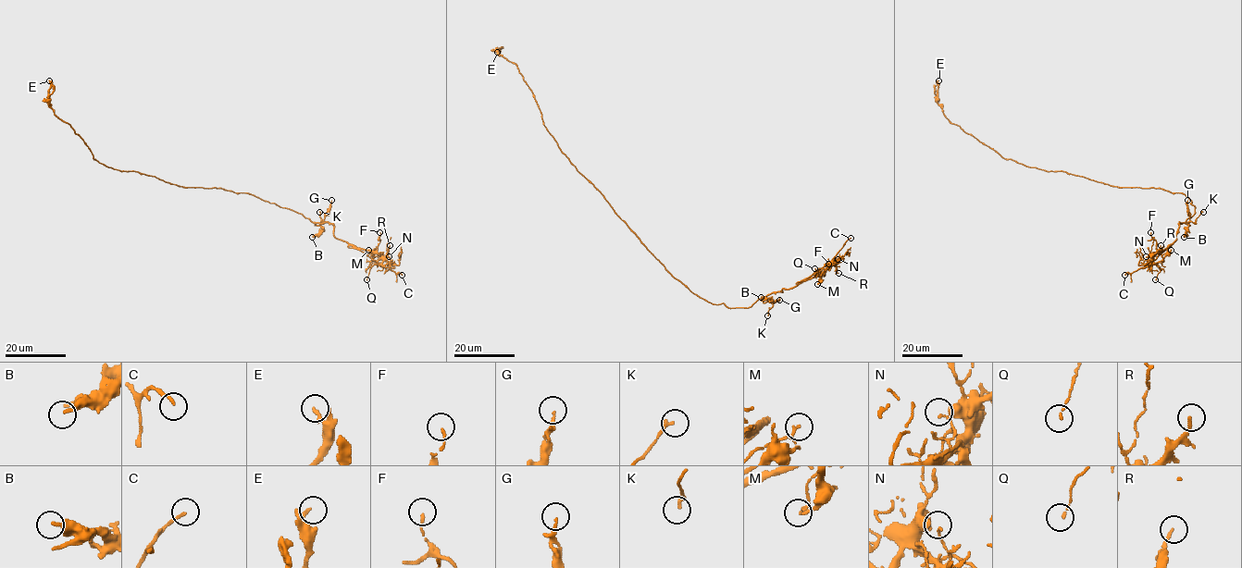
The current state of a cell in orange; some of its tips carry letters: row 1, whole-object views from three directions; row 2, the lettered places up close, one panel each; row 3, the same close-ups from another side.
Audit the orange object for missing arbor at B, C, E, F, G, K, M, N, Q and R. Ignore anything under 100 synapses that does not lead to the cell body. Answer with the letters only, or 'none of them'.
C

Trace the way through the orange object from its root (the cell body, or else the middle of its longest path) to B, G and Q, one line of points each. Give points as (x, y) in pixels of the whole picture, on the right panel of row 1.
B: (1131, 187), (1161, 188), (1184, 194), (1196, 207), (1195, 213), (1186, 221), (1189, 225), (1184, 237)
G: (1131, 187), (1161, 188), (1184, 194), (1196, 207), (1195, 213), (1186, 221), (1189, 225), (1187, 200)
Q: (1131, 187), (1181, 192), (1196, 207), (1190, 217), (1179, 224), (1175, 240), (1150, 264), (1160, 269), (1155, 279)

